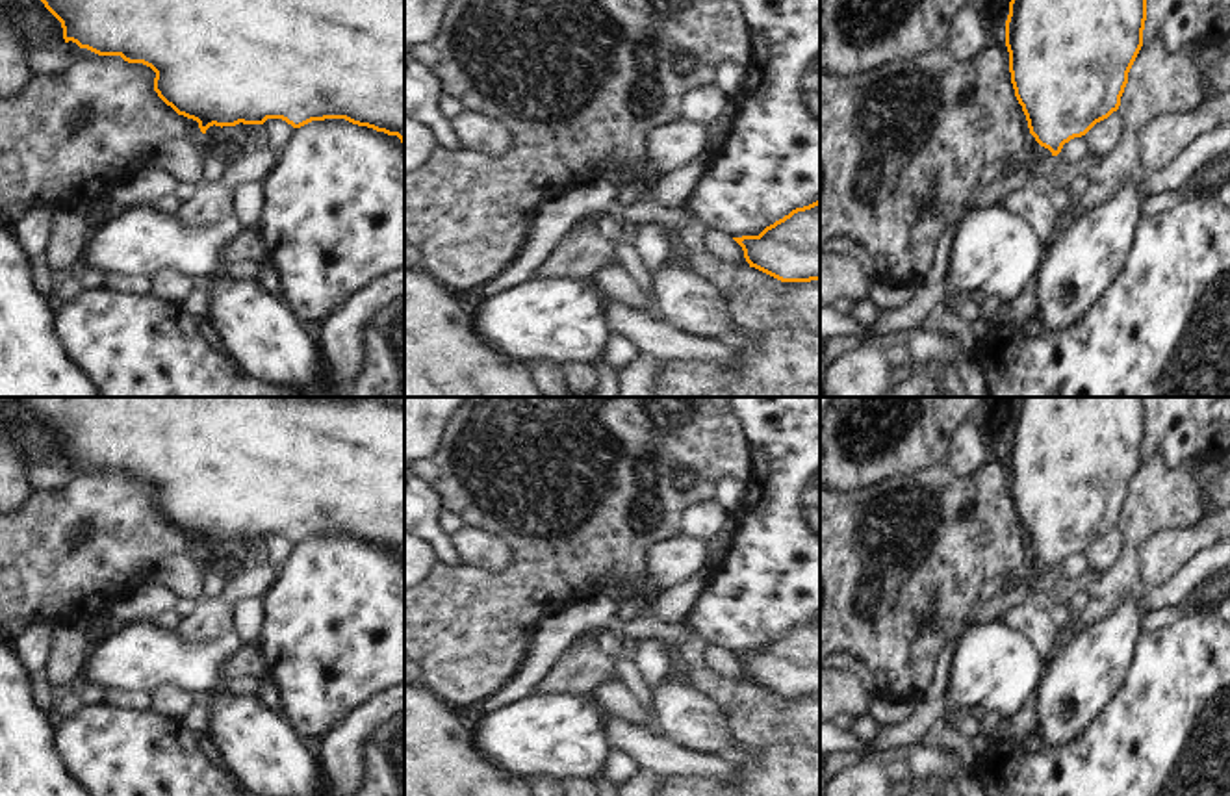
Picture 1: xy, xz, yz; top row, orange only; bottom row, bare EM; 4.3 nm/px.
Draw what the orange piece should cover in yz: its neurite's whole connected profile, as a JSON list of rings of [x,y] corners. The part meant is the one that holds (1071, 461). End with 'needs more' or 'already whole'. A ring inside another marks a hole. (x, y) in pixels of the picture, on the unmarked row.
[[[1017,397],[1006,462],[1037,560],[1019,586],[978,605],[976,623],[1030,601],[1048,571],[1119,525],[1145,436],[1143,397]]] | needs more

